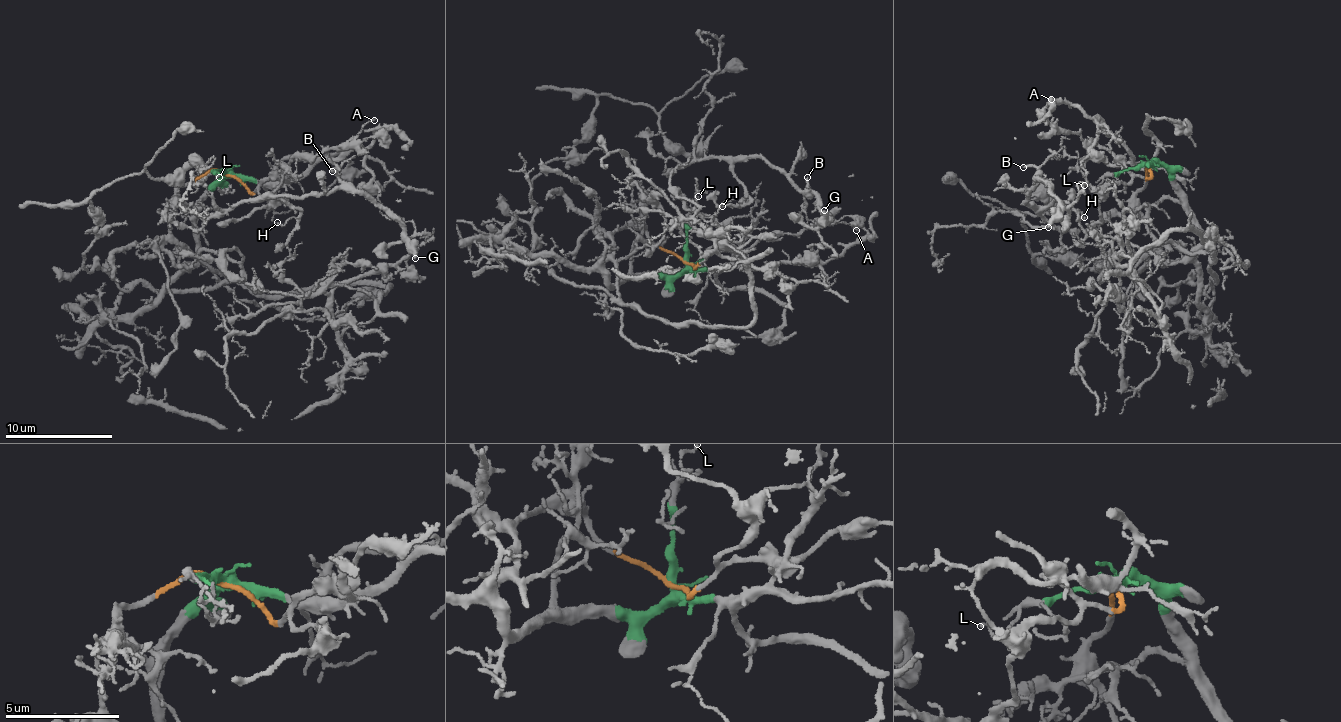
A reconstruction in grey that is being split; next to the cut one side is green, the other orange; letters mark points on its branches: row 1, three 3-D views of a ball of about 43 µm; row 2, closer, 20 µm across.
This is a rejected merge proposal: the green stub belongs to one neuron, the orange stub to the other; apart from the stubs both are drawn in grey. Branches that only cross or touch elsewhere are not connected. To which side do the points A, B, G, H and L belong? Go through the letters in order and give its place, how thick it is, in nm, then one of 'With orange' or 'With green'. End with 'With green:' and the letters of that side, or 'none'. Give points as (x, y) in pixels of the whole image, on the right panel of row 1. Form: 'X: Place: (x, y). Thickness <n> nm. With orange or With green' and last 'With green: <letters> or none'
A: Place: (1051, 99). Thickness 110 nm. With orange
B: Place: (1023, 167). Thickness 180 nm. With orange
G: Place: (1048, 227). Thickness 280 nm. With orange
H: Place: (1084, 217). Thickness 100 nm. With orange
L: Place: (1084, 185). Thickness 110 nm. With green
With green: L

